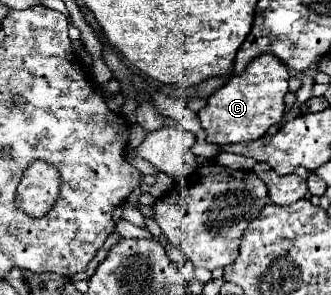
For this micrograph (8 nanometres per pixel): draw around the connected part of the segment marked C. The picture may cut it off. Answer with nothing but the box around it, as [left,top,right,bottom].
[197,53,289,145]

